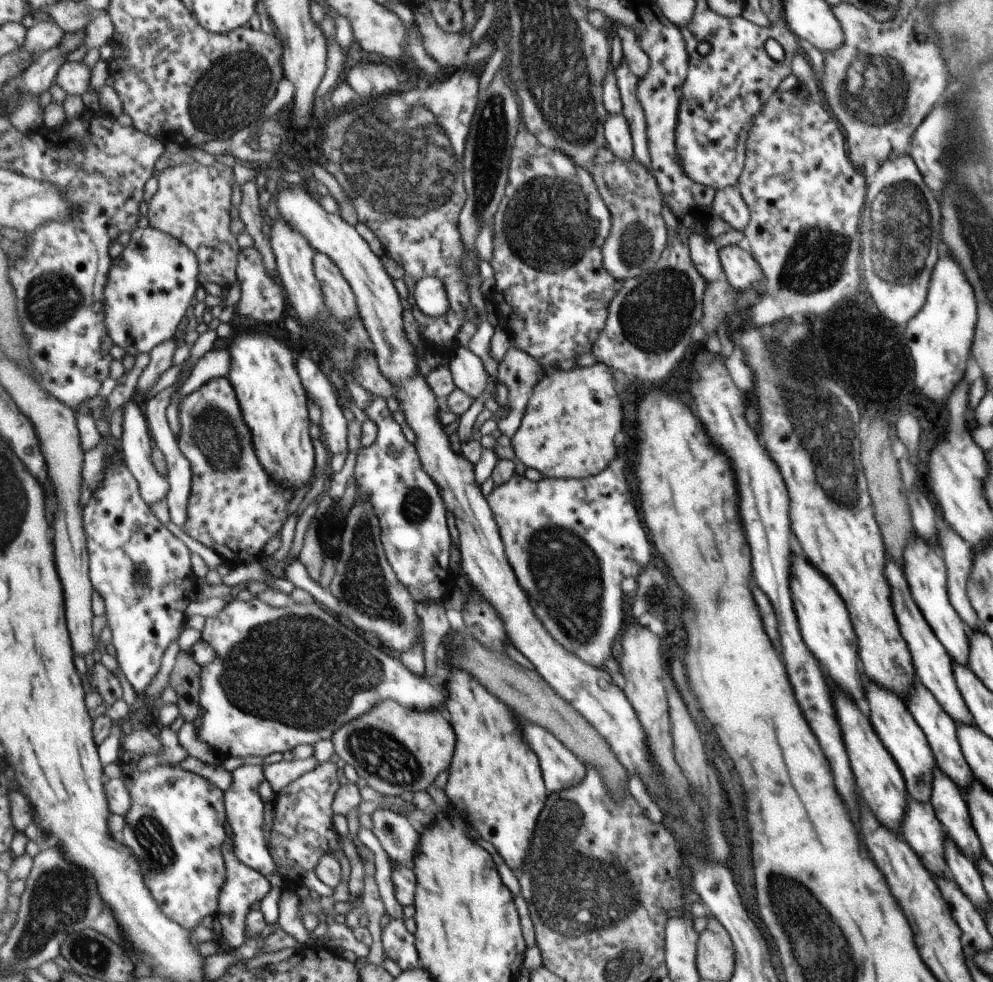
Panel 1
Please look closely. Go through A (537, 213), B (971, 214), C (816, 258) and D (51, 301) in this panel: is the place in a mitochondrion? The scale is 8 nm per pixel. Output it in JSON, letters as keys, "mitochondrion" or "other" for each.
{"A":"mitochondrion","B":"mitochondrion","C":"mitochondrion","D":"mitochondrion"}

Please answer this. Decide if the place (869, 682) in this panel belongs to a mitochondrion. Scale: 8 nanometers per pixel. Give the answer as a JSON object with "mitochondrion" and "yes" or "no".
{"mitochondrion":"no"}

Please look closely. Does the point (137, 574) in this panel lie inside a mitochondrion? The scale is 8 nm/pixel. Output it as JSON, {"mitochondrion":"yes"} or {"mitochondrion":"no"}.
{"mitochondrion":"yes"}

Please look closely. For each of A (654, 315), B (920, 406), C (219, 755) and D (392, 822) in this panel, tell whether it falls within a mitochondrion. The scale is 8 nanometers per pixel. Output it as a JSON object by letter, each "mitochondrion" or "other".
{"A":"mitochondrion","B":"other","C":"other","D":"other"}

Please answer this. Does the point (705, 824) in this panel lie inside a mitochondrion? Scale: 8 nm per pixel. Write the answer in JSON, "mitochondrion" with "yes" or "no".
{"mitochondrion":"yes"}

